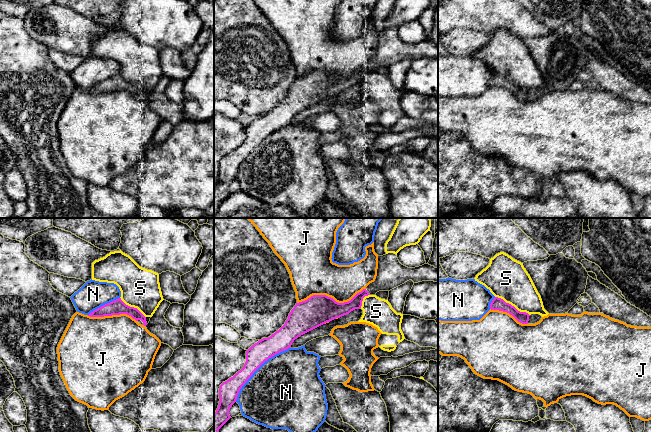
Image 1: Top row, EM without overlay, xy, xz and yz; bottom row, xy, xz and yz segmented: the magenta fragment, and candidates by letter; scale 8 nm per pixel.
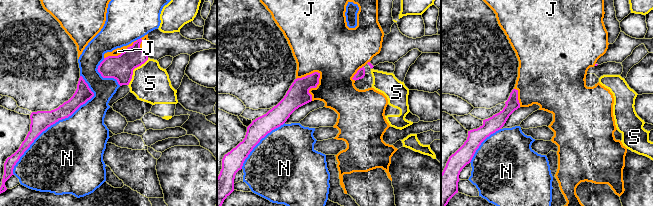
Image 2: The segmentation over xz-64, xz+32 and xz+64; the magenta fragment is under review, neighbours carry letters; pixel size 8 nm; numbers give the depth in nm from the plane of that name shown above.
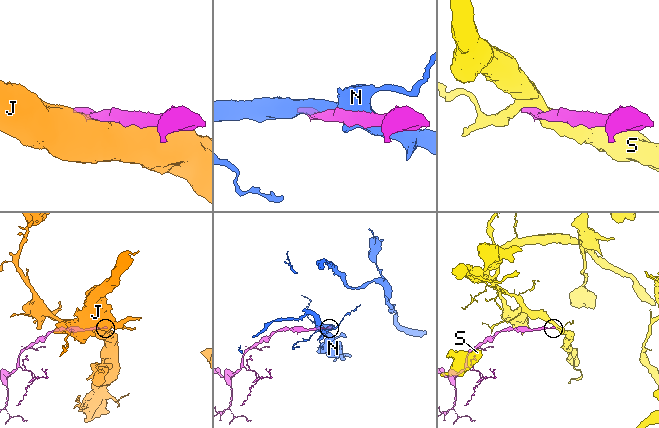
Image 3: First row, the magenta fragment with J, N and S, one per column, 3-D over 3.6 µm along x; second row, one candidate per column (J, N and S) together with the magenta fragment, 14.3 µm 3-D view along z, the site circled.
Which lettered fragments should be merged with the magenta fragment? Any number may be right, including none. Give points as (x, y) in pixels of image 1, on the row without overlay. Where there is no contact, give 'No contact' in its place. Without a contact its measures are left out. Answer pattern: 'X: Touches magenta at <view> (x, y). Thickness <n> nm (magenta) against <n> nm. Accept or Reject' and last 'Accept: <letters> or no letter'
J: Touches magenta at xz (331, 74). Thickness 240 nm (magenta) against 360 nm. Reject
N: Touches magenta at xz (257, 144). Thickness 170 nm (magenta) against 500 nm. Reject
S: Touches magenta at yz (511, 81). Thickness 100 nm (magenta) against 340 nm. Reject
Accept: no letter

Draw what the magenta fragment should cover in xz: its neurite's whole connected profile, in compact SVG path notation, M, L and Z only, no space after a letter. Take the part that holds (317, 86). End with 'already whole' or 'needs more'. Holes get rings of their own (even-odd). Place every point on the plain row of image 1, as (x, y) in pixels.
M388 29L378 32L375 57L350 77L338 79L326 71L313 71L305 77L296 79L285 100L270 113L252 121L246 127L243 144L220 161L220 177L214 189L214 217L219 205L231 194L229 187L236 178L240 165L265 137L290 124L294 116L301 111L355 85L360 85L365 72L375 71L379 67L390 67L409 56L414 59L438 58L438 44L429 40L408 44L399 38L396 30Z | needs more

